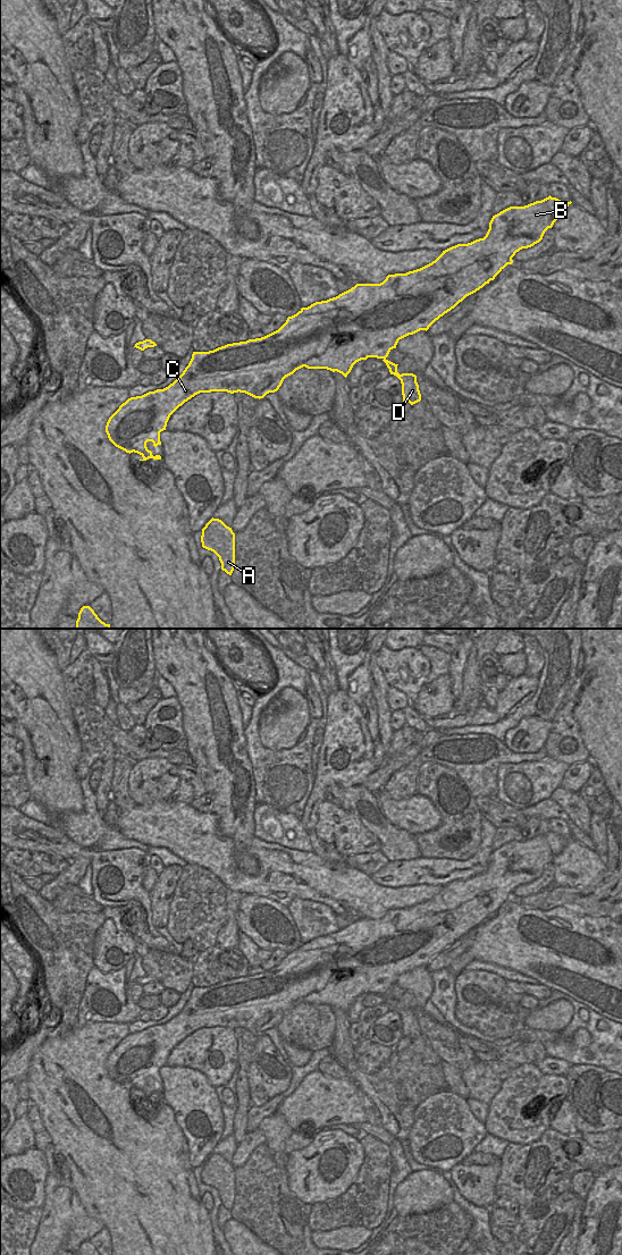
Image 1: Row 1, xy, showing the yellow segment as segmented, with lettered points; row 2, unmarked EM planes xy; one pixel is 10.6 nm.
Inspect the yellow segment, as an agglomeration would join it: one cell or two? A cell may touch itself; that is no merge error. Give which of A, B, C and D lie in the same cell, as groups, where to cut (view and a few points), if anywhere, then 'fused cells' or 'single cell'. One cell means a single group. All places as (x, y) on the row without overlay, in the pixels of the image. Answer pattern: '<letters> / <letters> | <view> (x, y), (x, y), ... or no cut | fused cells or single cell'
A B C D | no cut | single cell

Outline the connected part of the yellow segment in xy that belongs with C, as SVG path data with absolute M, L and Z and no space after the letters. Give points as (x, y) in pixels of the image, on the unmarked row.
M549 831L541 836L524 842L510 842L493 851L489 865L484 874L452 882L443 886L435 896L420 904L406 909L388 910L380 919L356 919L336 933L302 943L296 950L288 952L278 966L264 972L227 979L209 987L193 987L188 1001L179 1013L168 1022L149 1027L142 1031L131 1033L119 1042L106 1061L109 1076L126 1088L140 1089L143 1093L140 1096L161 1095L160 1090L152 1090L152 1087L146 1083L146 1078L152 1077L154 1083L161 1080L160 1068L166 1066L170 1051L200 1028L227 1027L234 1029L239 1027L260 1035L269 1028L277 1027L286 1012L303 1002L337 1006L346 1013L356 997L368 993L381 994L390 1010L401 1016L403 1037L409 1037L411 1041L420 1037L421 1029L417 1011L413 1009L400 1010L397 1008L398 1000L386 994L389 987L396 984L400 975L420 966L427 967L436 955L454 944L466 932L494 916L507 900L513 899L512 893L516 887L539 878L545 867L553 862L571 839L571 836L563 837Z

